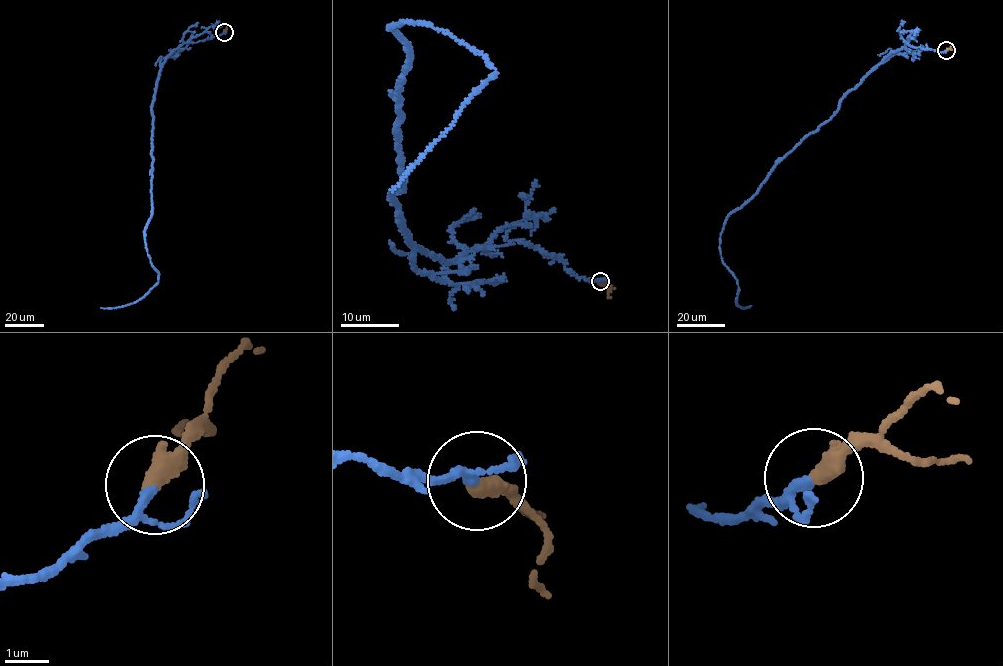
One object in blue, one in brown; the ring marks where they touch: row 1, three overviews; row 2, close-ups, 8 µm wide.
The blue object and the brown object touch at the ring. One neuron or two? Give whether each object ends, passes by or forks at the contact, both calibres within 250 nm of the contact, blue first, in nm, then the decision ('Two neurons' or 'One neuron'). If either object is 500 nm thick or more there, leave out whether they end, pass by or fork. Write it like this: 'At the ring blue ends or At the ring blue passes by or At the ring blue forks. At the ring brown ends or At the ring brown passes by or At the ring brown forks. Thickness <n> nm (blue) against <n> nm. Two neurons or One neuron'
At the ring blue passes by. At the ring brown ends. Thickness 160 nm (blue) against 460 nm. One neuron

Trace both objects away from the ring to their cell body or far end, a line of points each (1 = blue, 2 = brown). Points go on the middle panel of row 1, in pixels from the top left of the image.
1: (600, 281), (517, 241), (414, 246), (392, 26), (430, 25), (496, 72), (391, 190)
2: (600, 281), (614, 288)

